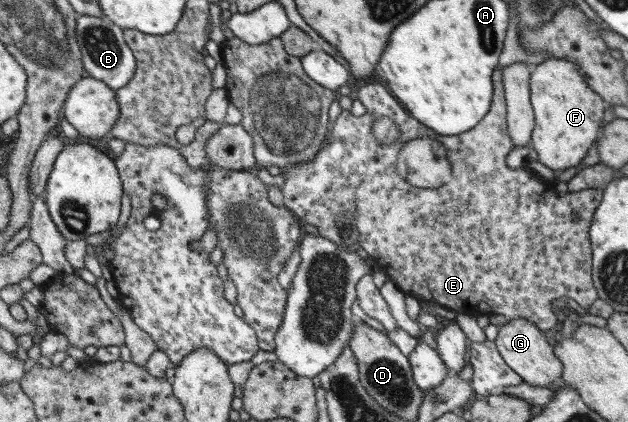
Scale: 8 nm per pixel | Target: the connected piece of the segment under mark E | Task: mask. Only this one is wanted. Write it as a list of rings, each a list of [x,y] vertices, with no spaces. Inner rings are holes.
[[[493,70],[492,78],[490,110],[474,128],[454,136],[444,136],[429,129],[414,118],[389,89],[374,84],[372,110],[368,108],[359,117],[343,110],[332,124],[332,138],[313,159],[281,168],[283,204],[300,221],[316,226],[319,232],[328,232],[340,216],[348,218],[354,214],[352,220],[358,218],[358,249],[365,250],[376,266],[406,295],[474,317],[498,313],[508,320],[523,317],[546,331],[552,329],[557,320],[552,312],[554,300],[572,299],[588,310],[599,298],[592,278],[593,255],[589,230],[603,191],[600,188],[567,191],[560,197],[554,188],[555,181],[538,178],[528,167],[512,169],[506,165],[506,156],[515,144],[508,134],[507,102],[501,70]],[[381,116],[387,116],[397,124],[397,141],[385,145],[377,141],[373,122]],[[422,137],[433,137],[448,149],[453,177],[437,189],[412,186],[395,165],[400,147],[408,140]],[[572,212],[579,214],[579,221],[572,220]]]

